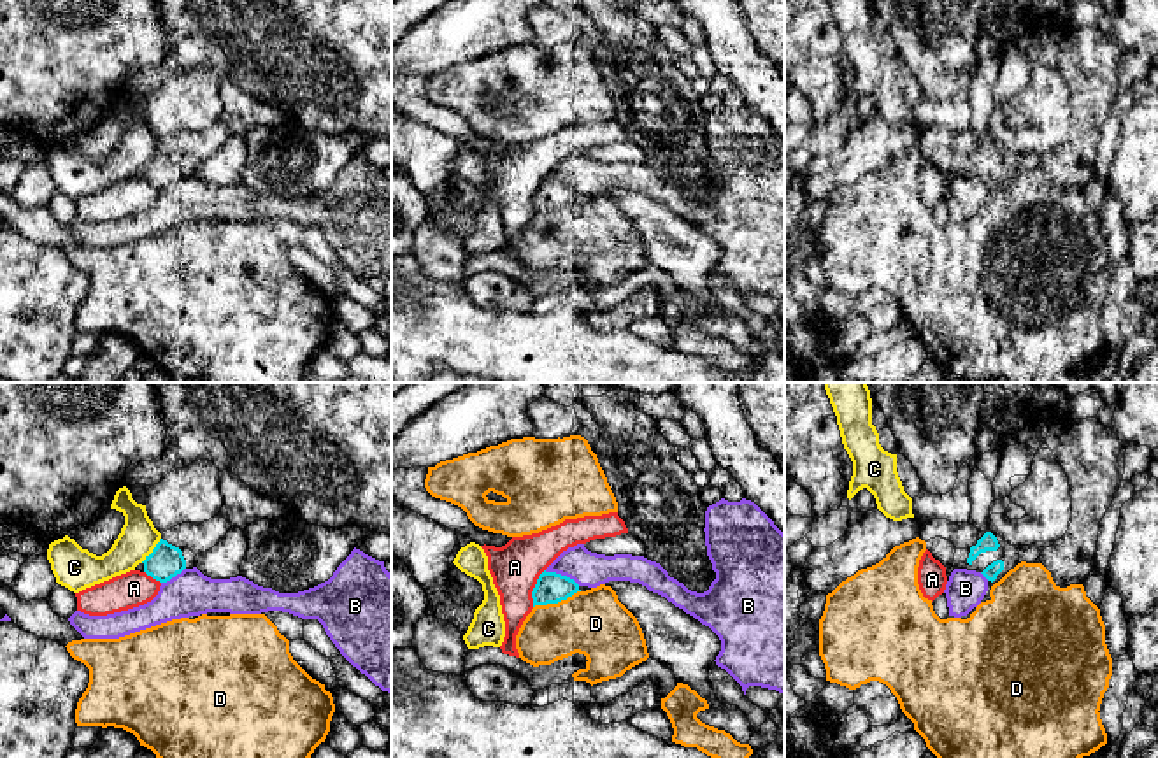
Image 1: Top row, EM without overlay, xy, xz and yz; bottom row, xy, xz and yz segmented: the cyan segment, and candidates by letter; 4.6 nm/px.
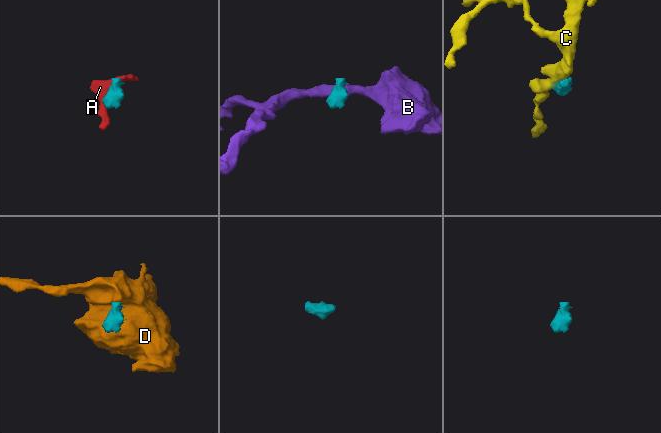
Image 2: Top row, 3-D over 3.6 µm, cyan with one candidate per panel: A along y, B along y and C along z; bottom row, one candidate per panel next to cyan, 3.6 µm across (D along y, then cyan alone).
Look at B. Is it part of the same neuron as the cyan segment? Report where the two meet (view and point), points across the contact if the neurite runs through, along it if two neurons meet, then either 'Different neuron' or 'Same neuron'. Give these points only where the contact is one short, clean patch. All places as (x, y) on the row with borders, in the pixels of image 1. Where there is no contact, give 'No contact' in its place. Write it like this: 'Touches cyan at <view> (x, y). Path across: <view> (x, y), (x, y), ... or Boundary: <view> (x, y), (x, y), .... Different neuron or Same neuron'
Touches cyan at xz (560, 574). Different neuron

